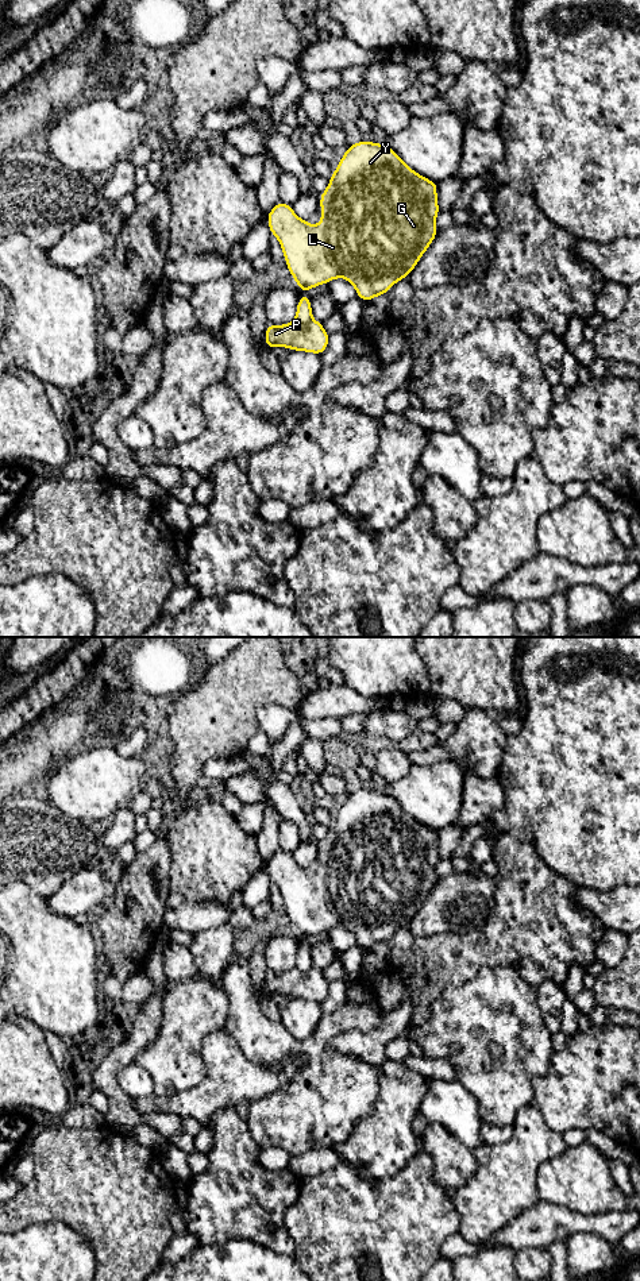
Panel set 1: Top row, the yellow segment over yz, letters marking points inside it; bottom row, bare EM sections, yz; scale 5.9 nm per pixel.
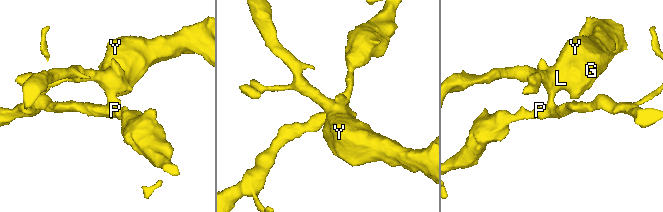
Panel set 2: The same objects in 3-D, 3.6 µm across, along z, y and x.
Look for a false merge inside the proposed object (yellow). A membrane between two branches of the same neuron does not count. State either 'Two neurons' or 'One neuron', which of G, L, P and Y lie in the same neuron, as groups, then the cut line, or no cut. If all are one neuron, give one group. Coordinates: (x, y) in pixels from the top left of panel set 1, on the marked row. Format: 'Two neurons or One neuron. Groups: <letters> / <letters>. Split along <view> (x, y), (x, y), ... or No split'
Two neurons. Groups: G L Y / P. Split along yz (312, 319), (305, 323), (296, 320)

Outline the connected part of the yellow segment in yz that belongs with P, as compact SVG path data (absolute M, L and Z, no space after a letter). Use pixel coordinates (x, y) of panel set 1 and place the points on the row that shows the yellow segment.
M313 319L306 324L294 320L284 325L267 324L265 342L269 350L288 347L292 352L304 351L323 355L328 347L329 333L324 329L323 323Z

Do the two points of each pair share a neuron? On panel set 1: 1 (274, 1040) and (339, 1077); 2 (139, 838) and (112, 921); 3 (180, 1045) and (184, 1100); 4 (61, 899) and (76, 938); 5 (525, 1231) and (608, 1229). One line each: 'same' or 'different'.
1: same
2: different
3: different
4: different
5: same

